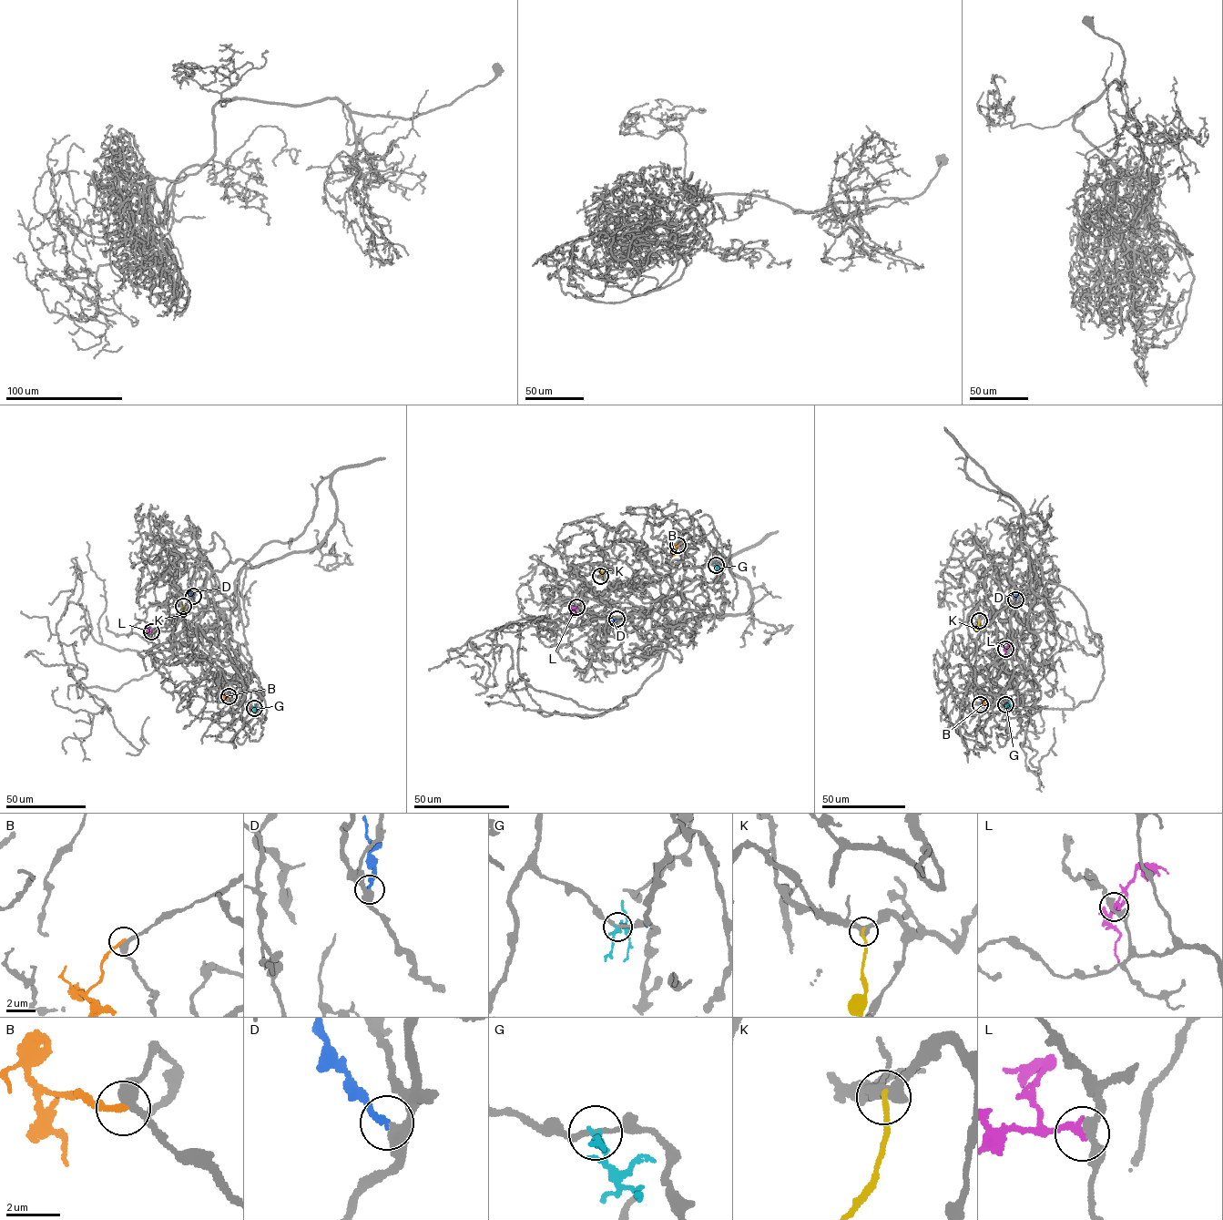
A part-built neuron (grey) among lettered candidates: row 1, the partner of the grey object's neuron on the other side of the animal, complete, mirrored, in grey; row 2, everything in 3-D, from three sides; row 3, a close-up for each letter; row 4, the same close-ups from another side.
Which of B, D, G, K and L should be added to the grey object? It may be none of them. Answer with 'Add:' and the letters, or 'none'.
Add: D

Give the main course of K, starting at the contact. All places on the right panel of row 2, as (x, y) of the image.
K: (978, 620), (976, 630)

